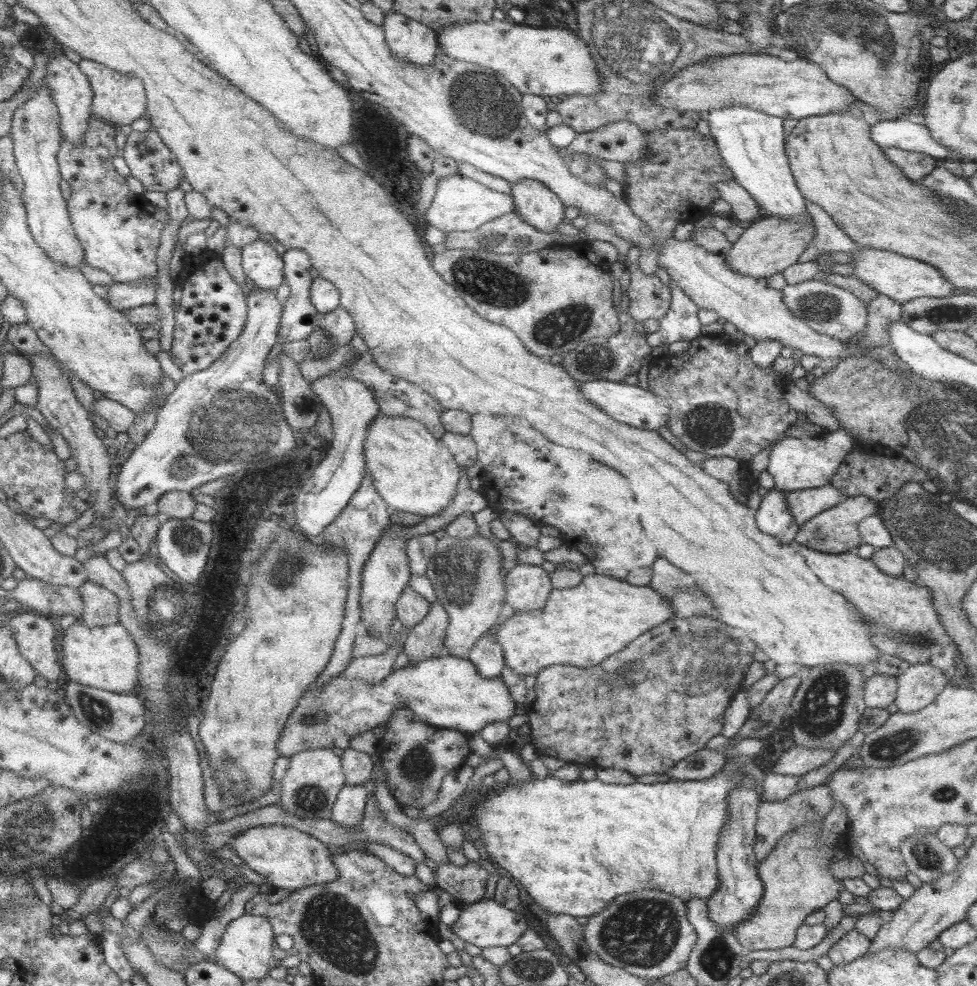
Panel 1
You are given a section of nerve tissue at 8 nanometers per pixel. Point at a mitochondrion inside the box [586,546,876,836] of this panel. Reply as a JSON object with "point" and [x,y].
{"point":[708,662]}

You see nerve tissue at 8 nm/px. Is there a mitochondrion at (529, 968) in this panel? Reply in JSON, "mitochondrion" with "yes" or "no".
{"mitochondrion":"yes"}

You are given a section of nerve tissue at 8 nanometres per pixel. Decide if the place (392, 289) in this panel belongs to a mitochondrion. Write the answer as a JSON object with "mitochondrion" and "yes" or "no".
{"mitochondrion":"no"}

